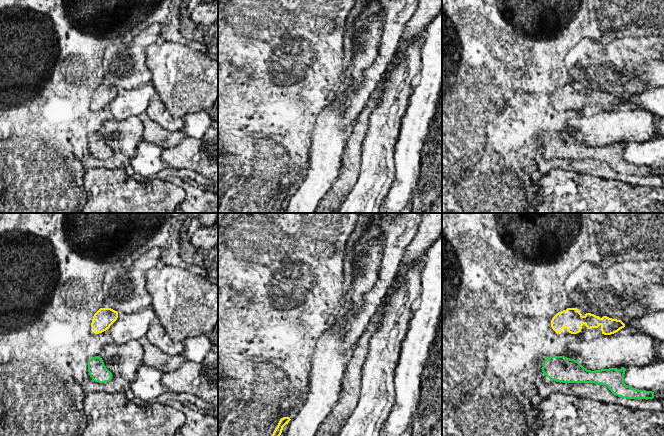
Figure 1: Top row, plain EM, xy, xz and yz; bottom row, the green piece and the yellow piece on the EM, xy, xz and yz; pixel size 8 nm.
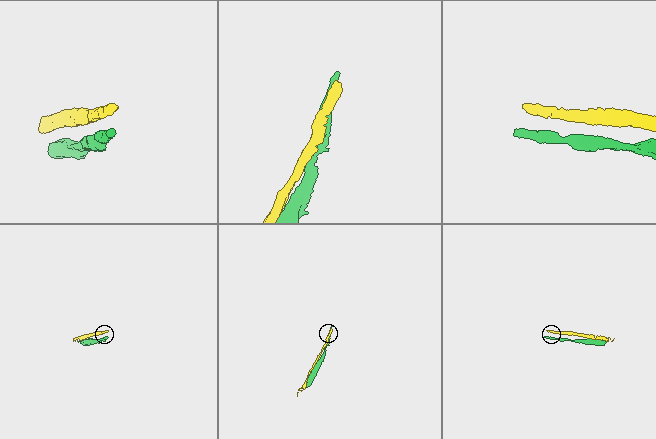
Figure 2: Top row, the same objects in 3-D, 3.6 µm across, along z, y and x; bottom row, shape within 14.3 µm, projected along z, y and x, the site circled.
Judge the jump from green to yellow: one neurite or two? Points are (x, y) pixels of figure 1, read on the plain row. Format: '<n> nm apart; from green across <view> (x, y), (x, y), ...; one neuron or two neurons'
180 nm apart; from green across xy (95, 132), (95, 109); two neurons

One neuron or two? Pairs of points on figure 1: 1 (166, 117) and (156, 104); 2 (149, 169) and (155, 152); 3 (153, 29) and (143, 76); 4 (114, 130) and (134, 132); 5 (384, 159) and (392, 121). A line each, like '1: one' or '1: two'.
1: one
2: one
3: one
4: one
5: one

